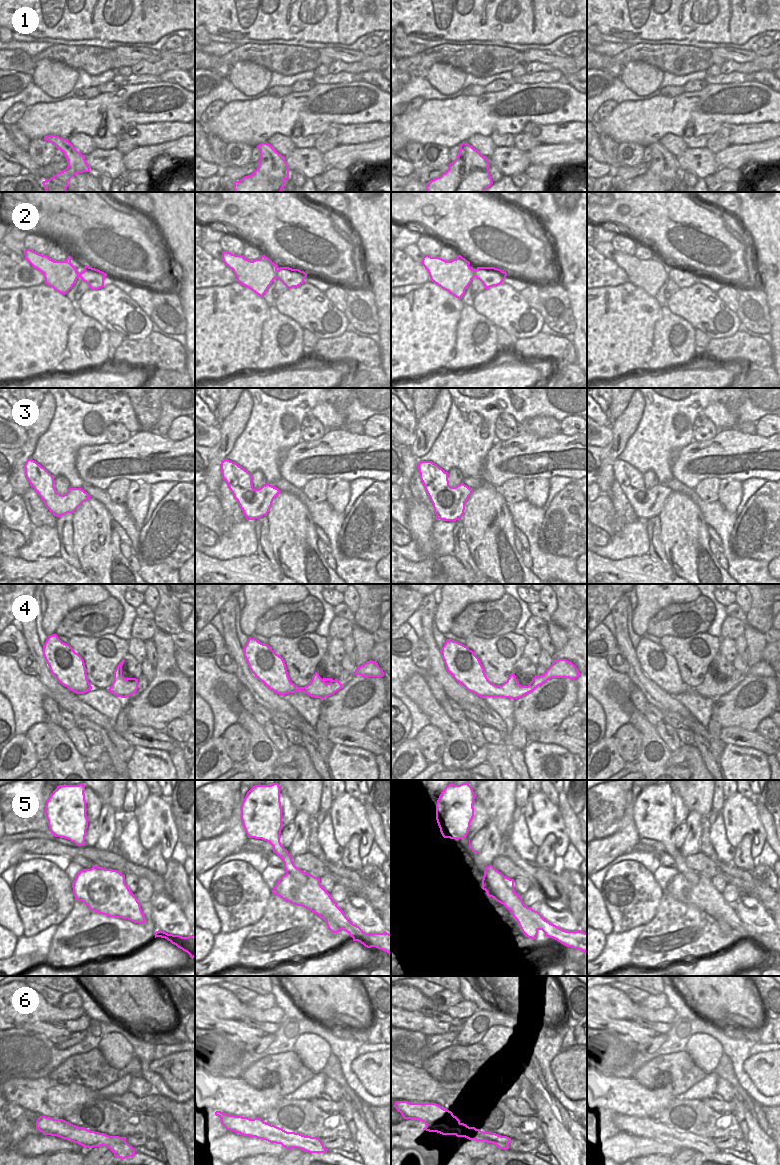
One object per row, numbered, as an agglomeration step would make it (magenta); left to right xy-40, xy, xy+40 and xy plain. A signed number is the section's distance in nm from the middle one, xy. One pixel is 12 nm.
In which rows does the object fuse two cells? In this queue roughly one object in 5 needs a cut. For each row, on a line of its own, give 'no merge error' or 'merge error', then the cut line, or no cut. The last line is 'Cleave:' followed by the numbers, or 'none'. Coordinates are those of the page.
1: no merge error | no cut
2: no merge error | no cut
3: no merge error | no cut
4: no merge error | no cut
5: merge error | xy (287, 852), (281, 857)
6: no merge error | no cut
Cleave: 5

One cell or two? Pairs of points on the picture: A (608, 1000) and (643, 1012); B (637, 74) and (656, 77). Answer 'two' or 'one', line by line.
A: one
B: one

